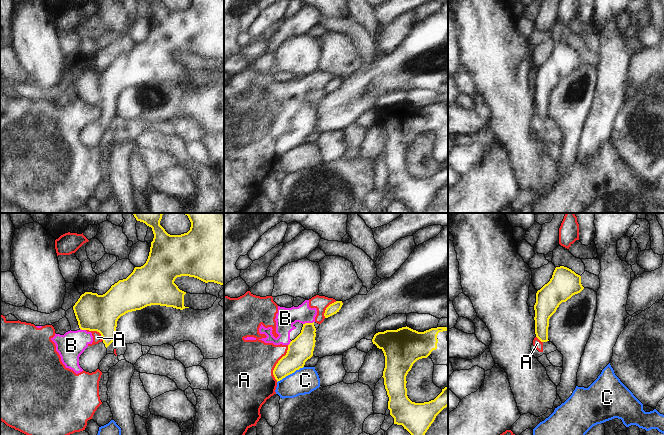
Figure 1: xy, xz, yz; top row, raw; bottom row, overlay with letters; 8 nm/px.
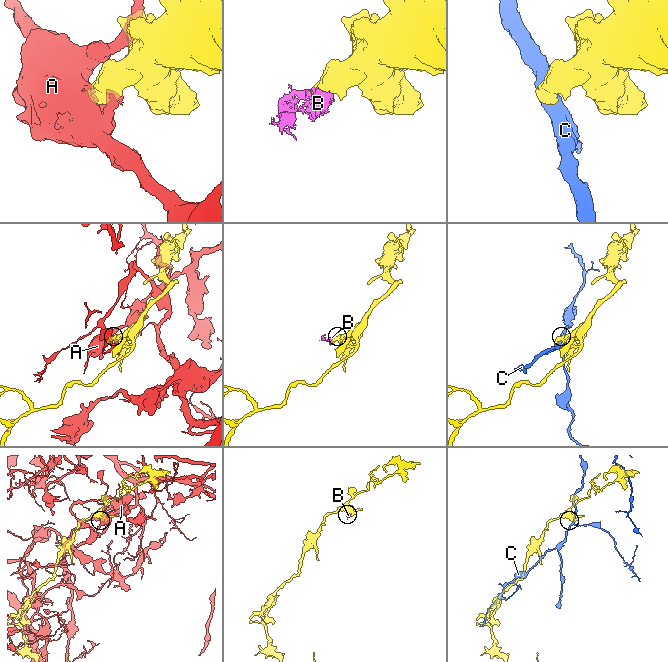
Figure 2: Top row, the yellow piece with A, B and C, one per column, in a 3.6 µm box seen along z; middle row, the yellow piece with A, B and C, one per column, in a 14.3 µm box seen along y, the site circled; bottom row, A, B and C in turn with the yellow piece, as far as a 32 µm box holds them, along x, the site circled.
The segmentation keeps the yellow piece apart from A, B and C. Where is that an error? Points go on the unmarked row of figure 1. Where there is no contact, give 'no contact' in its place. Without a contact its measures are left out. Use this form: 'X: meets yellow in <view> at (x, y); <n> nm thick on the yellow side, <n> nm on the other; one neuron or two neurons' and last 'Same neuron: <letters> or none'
A: meets yellow in xz at (277, 139); 200 nm thick on the yellow side, 440 nm on the other; two neurons
B: meets yellow in xz at (308, 99); 200 nm thick on the yellow side, 160 nm on the other; two neurons
C: meets yellow in xz at (290, 149); 200 nm thick on the yellow side, 200 nm on the other; two neurons
Same neuron: none

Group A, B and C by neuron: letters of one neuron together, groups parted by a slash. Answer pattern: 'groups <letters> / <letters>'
groups A B / C

